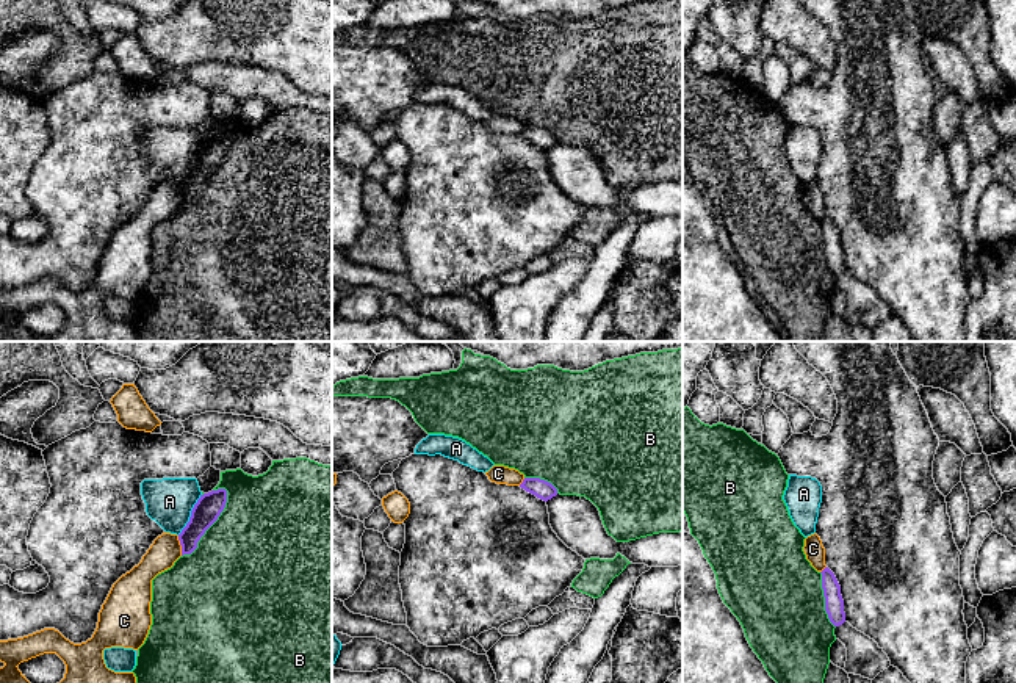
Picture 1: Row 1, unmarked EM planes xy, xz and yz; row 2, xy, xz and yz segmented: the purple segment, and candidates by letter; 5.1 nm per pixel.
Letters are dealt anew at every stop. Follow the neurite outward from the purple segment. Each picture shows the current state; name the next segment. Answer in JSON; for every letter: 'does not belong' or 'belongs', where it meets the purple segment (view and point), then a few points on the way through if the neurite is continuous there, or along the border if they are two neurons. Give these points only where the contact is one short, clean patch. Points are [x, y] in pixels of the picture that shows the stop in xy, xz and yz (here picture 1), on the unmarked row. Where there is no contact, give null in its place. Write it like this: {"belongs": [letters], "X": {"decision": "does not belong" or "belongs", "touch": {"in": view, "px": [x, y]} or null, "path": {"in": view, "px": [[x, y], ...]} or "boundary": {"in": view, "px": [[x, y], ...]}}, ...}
{"belongs": [], "A": {"decision": "does not belong", "touch": {"in": "xy", "px": [191, 163]}, "boundary": {"in": "xy", "px": [[201, 143], [190, 169], [177, 184]]}}, "B": {"decision": "does not belong", "touch": {"in": "xy", "px": [212, 173]}}, "C": {"decision": "does not belong", "touch": {"in": "xy", "px": [182, 195]}}}

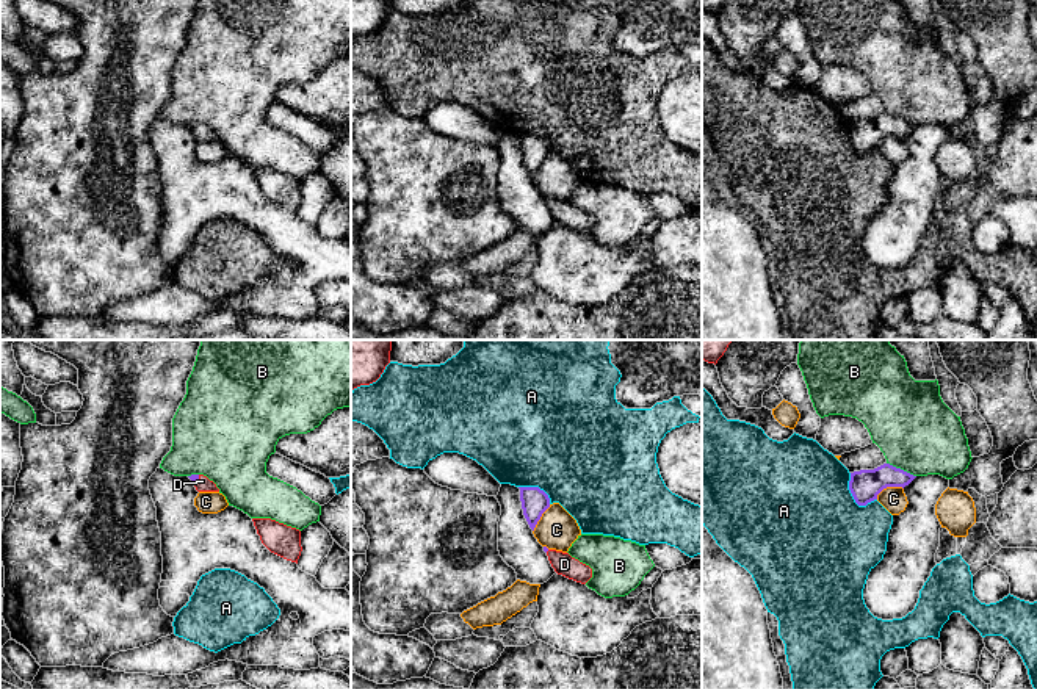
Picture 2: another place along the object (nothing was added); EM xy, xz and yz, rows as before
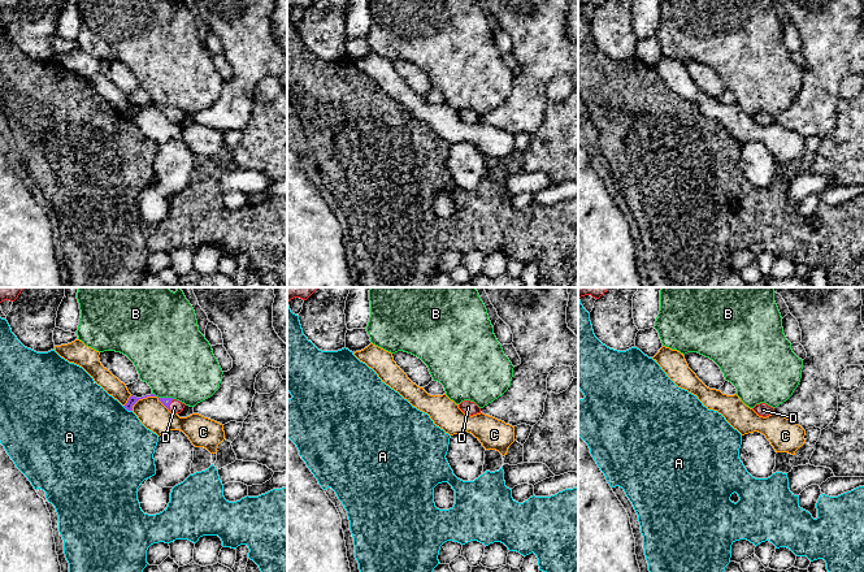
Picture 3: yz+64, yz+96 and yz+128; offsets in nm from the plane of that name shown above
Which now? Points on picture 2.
{"belongs": ["D"], "A": {"decision": "does not belong", "touch": {"in": "yz", "px": [854, 147]}}, "B": {"decision": "does not belong", "touch": {"in": "yz", "px": [899, 118]}, "boundary": {"in": "yz", "px": [[887, 111], [915, 126]]}}, "C": {"decision": "does not belong", "touch": {"in": "yz", "px": [888, 135]}, "boundary": {"in": "yz", "px": [[903, 137], [885, 137], [876, 147]]}}, "D": {"decision": "belongs", "touch": {"in": "xy", "px": [196, 129]}, "path": {"in": "xy", "px": [[193, 127], [196, 129], [202, 133]]}}}

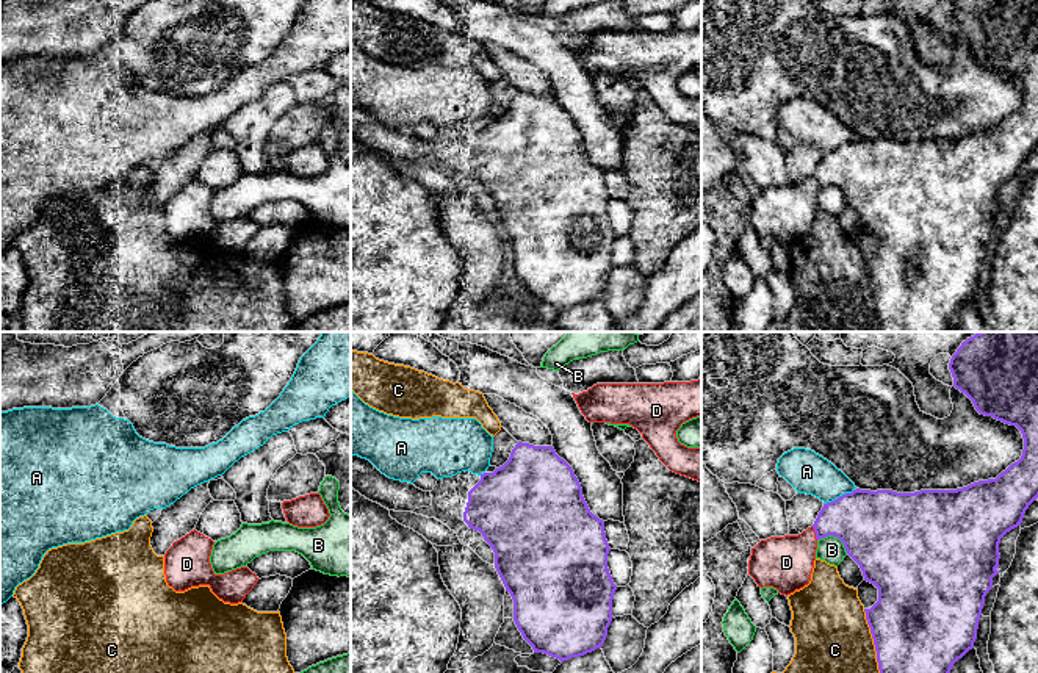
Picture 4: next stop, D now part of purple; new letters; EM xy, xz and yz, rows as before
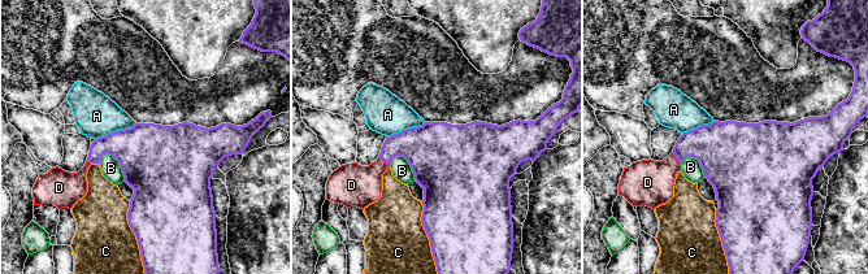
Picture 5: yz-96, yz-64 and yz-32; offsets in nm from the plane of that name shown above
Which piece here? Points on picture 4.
{"belongs": ["D"], "A": {"decision": "does not belong", "touch": {"in": "yz", "px": [839, 146]}}, "B": {"decision": "does not belong", "touch": {"in": "yz", "px": [835, 185]}}, "C": {"decision": "does not belong", "touch": {"in": "yz", "px": [874, 293]}}, "D": {"decision": "belongs", "touch": {"in": "yz", "px": [814, 180]}, "path": {"in": "yz", "px": [[861, 169], [832, 169], [814, 180], [786, 212]]}}}

